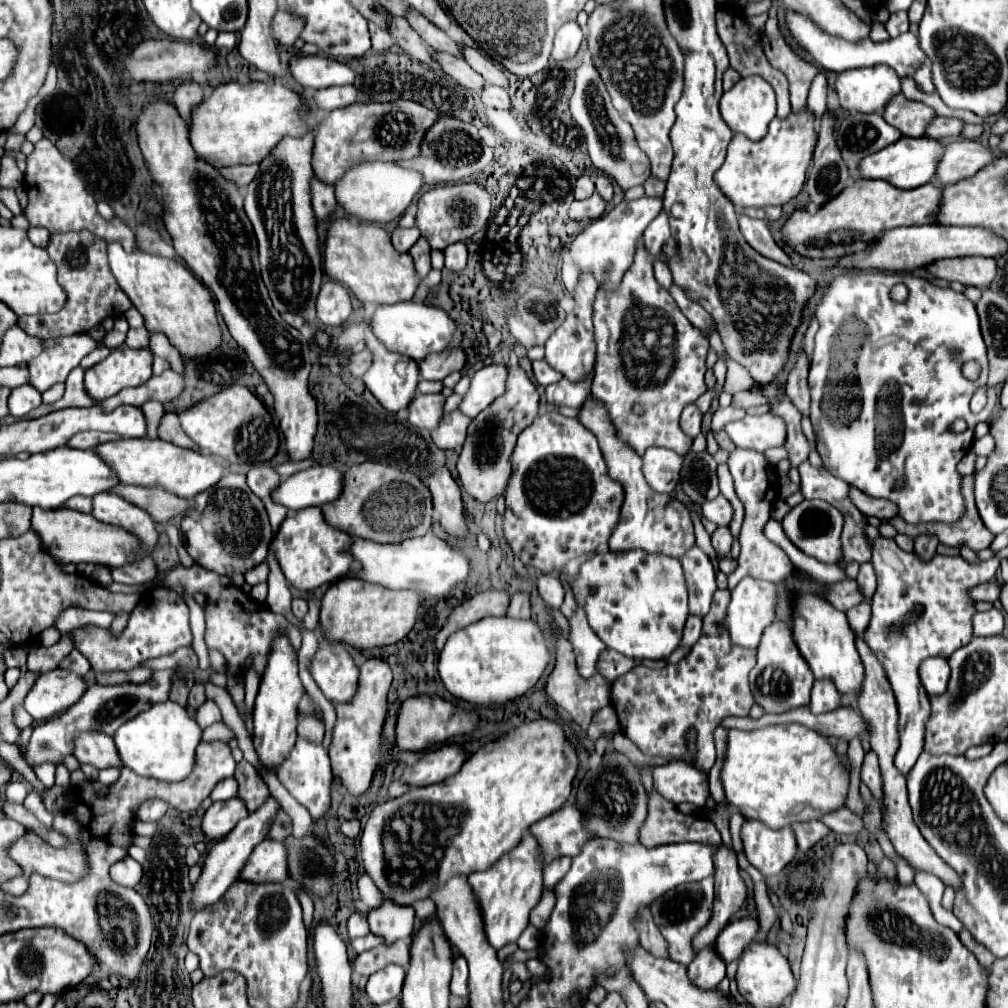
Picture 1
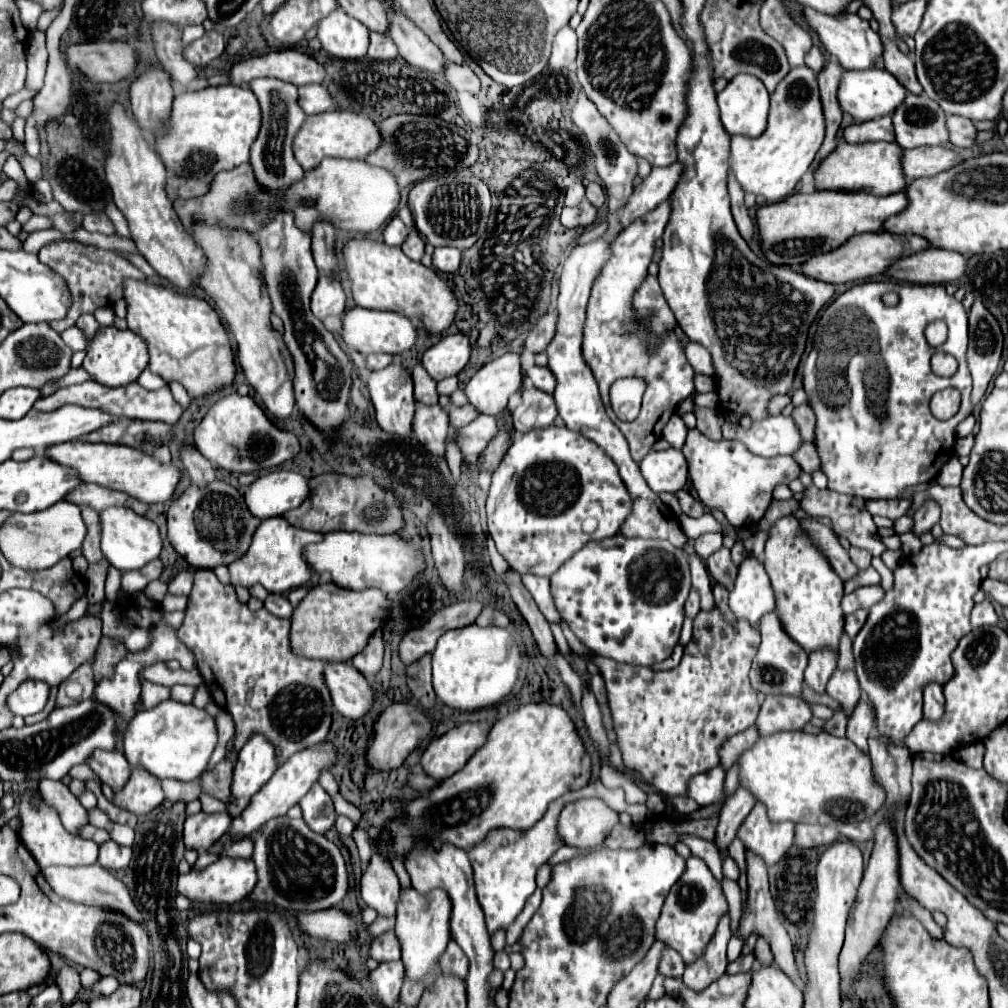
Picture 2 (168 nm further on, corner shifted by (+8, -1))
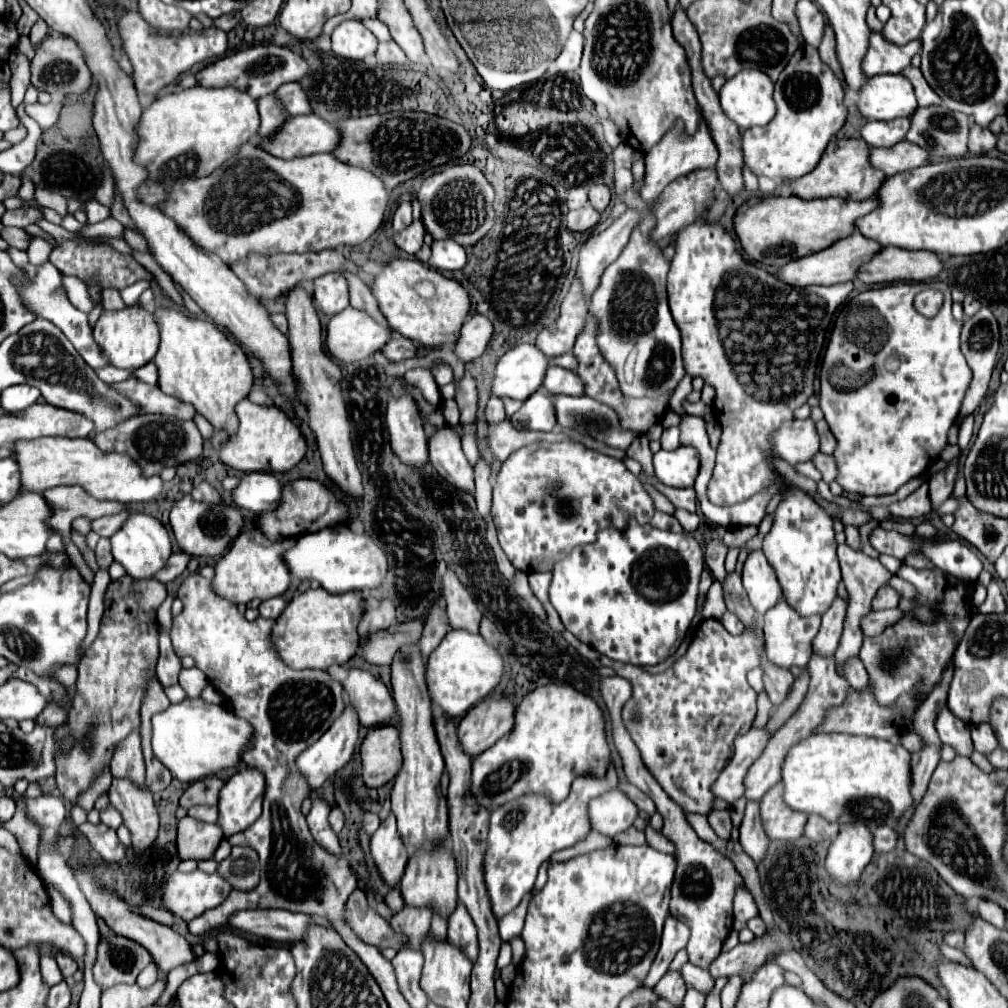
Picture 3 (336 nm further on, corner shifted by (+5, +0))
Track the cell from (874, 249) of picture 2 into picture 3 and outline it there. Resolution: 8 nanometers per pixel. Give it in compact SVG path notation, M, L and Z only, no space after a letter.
M854 231L850 237L838 241L838 245L830 245L830 249L822 249L822 253L814 253L810 257L802 257L802 261L792 261L790 265L784 265L778 273L782 281L790 285L836 285L836 283L846 283L854 281L858 277L858 269L868 263L874 255L882 251L882 245L878 241L872 241L864 237L860 231Z

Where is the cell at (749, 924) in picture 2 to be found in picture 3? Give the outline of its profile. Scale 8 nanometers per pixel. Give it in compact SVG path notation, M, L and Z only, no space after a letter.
M748 801L746 805L746 813L740 825L740 845L752 857L756 865L764 861L766 851L768 851L768 837L766 833L762 833L758 801Z

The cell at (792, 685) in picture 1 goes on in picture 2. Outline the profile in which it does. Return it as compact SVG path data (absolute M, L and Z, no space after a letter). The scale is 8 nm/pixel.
M775 612L765 614L761 618L759 624L761 630L761 648L753 660L753 668L751 668L751 684L757 692L763 694L791 694L791 696L801 696L801 682L803 682L803 672L807 668L807 652L791 642L791 636L787 636L787 632L783 630L779 616Z

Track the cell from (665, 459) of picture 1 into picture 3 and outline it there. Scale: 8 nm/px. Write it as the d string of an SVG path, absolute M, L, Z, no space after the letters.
M678 447L674 451L660 449L654 453L654 471L658 481L668 487L692 487L694 477L698 475L698 451L694 447Z

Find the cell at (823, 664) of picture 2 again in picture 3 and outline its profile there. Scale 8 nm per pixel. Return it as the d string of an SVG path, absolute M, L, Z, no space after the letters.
M836 597L834 605L822 615L822 625L814 639L814 653L818 657L824 657L824 659L834 657L840 635L842 635L842 621L844 621L846 607L848 607L848 603L842 601L840 597Z

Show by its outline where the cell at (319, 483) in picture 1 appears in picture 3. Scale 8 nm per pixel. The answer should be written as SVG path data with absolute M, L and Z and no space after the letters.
M248 473L234 489L232 497L240 509L248 509L256 515L274 511L282 501L284 483L272 473Z

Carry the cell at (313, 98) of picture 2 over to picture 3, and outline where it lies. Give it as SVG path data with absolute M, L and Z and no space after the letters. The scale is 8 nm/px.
M286 83L280 85L276 89L278 97L282 97L282 101L286 101L286 107L290 109L290 115L306 115L312 113L312 105L310 99L306 95L306 91L302 89L300 83Z

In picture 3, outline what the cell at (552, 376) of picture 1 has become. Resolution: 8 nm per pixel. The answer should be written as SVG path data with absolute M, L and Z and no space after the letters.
M550 365L546 369L546 377L542 381L542 389L550 395L582 395L582 381L568 369Z

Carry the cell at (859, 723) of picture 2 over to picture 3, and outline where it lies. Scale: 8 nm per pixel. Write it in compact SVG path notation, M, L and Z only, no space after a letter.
M850 661L850 665L846 665L846 679L854 691L866 691L868 677L862 661Z

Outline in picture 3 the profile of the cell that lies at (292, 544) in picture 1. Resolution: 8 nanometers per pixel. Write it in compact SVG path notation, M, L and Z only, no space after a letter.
M252 527L248 531L242 531L238 535L238 541L228 549L226 557L218 559L216 563L216 577L214 577L214 589L222 597L230 597L234 603L248 603L250 599L270 599L276 595L282 595L292 581L292 573L284 561L284 555L290 547L296 545L296 537L288 537L282 541L270 541L258 527Z

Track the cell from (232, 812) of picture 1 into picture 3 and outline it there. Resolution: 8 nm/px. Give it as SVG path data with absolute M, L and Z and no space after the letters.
M194 817L178 821L178 853L180 859L212 859L224 833L218 823L202 823Z

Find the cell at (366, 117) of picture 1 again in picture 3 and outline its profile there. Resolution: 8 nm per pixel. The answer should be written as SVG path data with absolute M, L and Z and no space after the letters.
M310 113L290 117L290 125L278 133L278 141L270 141L270 145L262 147L274 157L294 159L316 153L334 153L340 141L342 133L334 123Z

